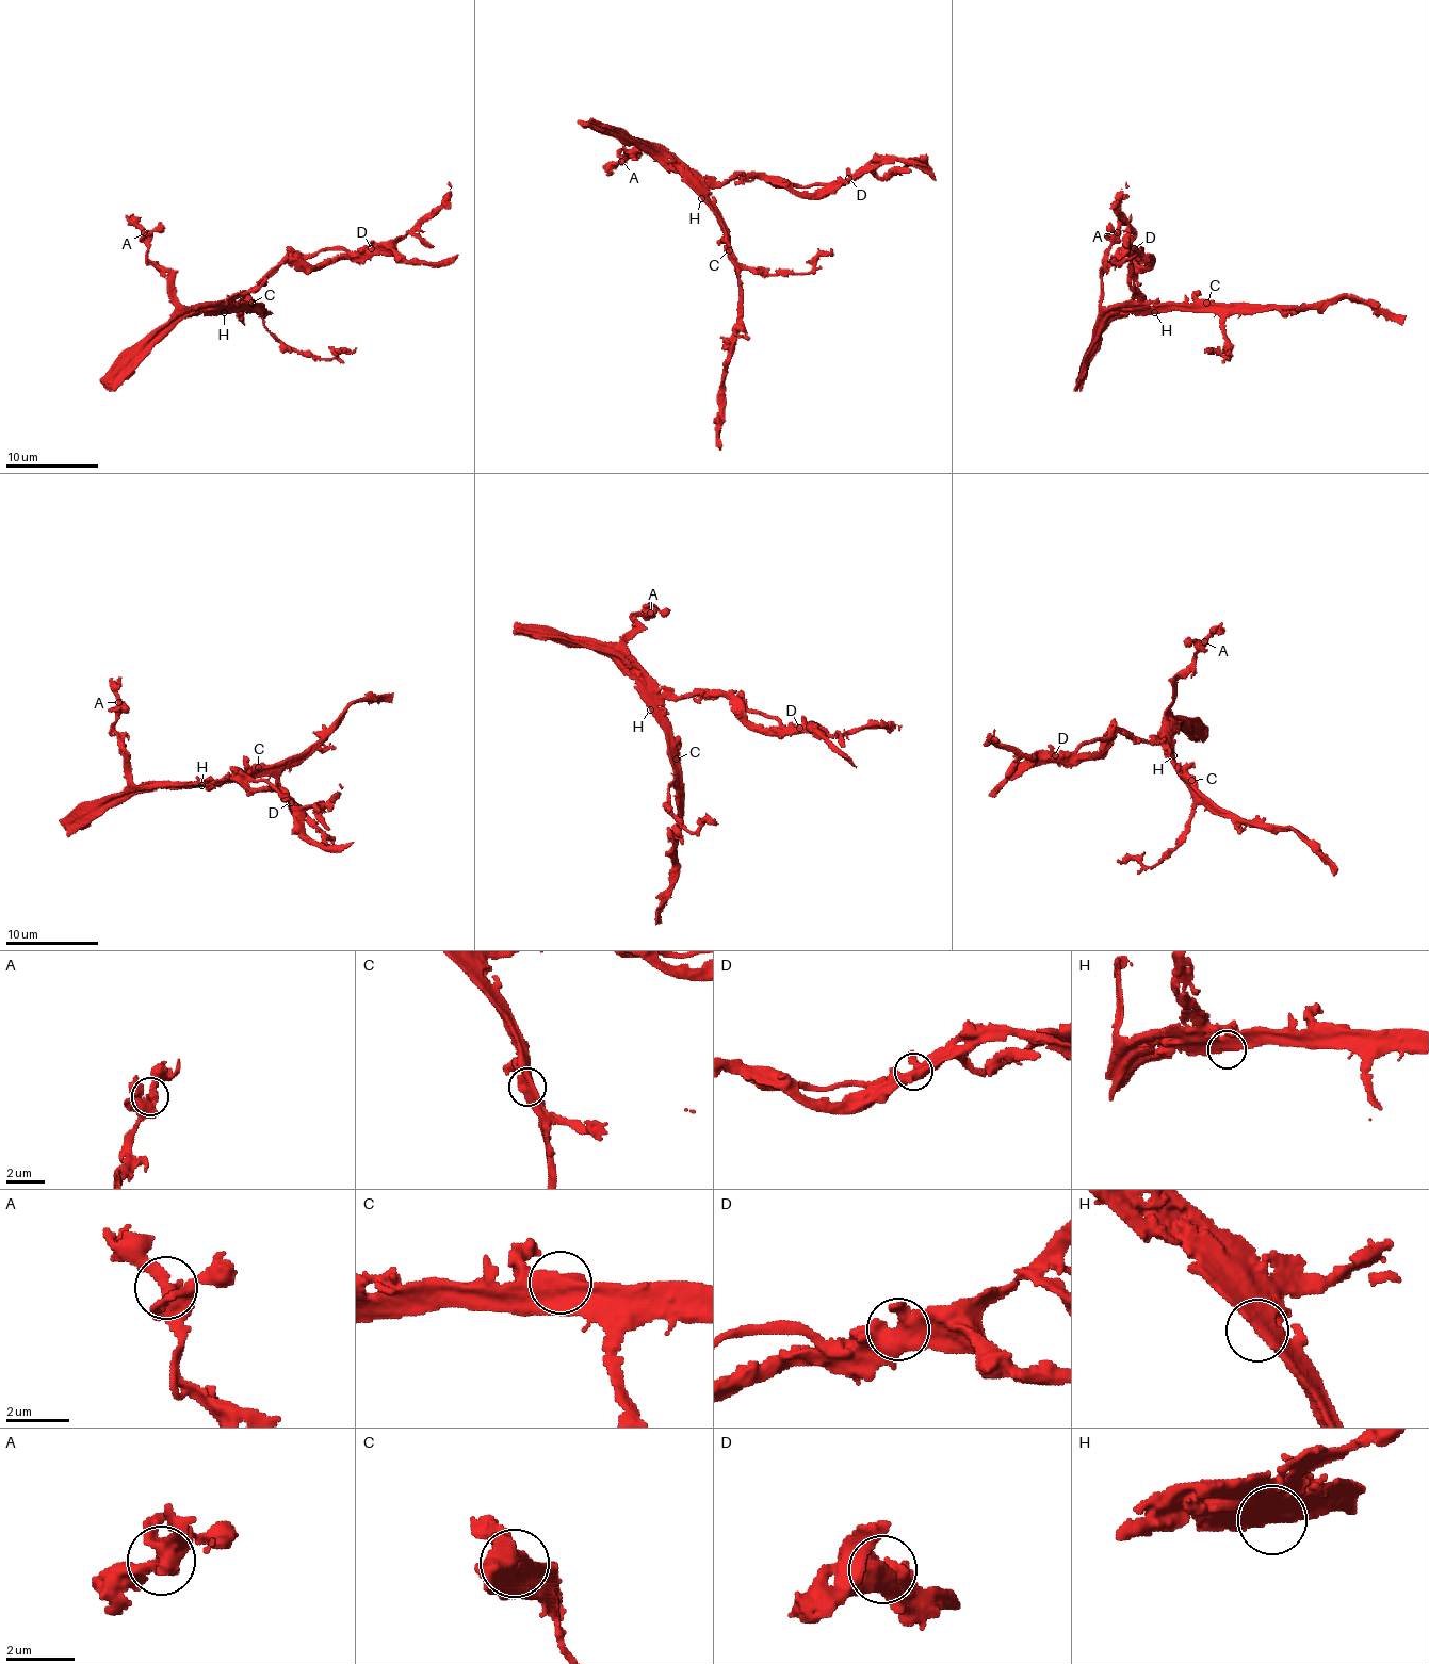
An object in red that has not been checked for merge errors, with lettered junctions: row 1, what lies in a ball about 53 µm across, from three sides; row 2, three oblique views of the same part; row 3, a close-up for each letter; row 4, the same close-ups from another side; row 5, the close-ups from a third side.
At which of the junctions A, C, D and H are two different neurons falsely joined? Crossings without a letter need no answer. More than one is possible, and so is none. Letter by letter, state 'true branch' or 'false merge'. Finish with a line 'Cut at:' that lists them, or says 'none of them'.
A: true branch
C: true branch
D: true branch
H: true branch
Cut at: none of them

